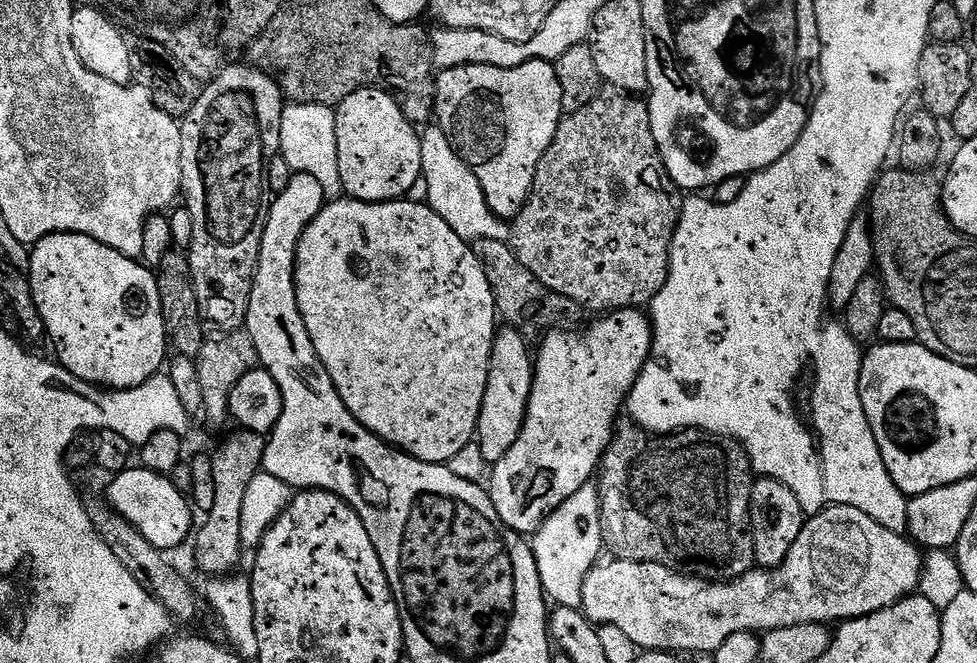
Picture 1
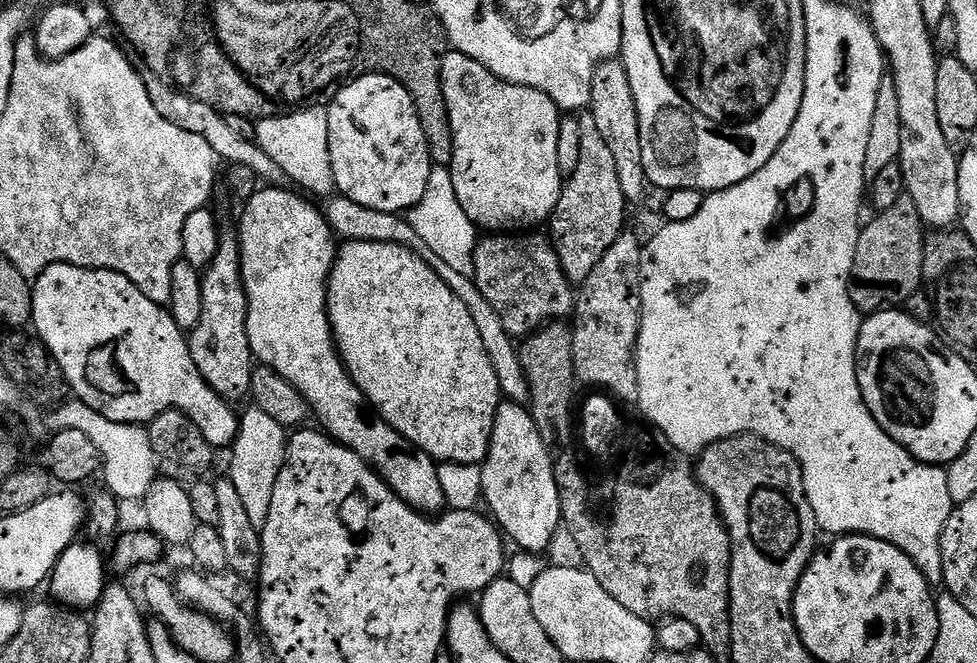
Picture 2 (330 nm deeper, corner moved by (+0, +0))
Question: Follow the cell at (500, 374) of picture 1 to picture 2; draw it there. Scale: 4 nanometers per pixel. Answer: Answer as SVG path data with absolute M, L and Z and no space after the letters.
M501 402L498 406L490 446L480 473L483 503L488 503L487 511L501 533L511 543L513 540L517 549L544 554L556 531L562 528L560 499L554 482L552 454L542 442L542 434L538 434L538 426L525 405Z

